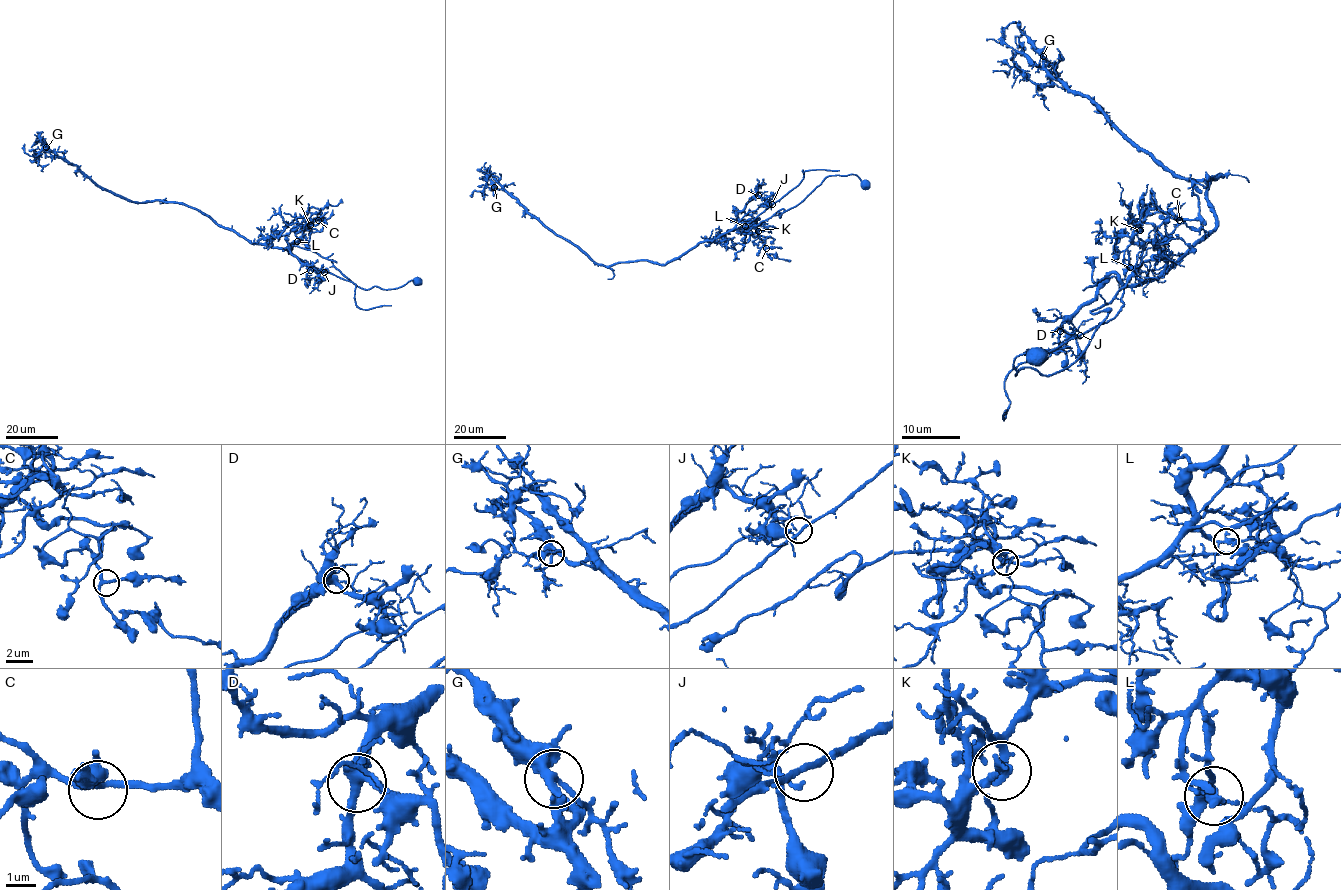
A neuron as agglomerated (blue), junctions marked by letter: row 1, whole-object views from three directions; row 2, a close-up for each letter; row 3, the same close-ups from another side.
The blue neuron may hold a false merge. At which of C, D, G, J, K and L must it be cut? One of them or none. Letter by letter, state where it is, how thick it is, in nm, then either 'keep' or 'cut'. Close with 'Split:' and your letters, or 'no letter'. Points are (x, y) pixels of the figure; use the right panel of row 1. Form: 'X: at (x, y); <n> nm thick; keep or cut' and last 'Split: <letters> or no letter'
C: at (1179, 220); 200 nm thick; keep
D: at (1060, 331); 380 nm thick; keep
G: at (1043, 56); 280 nm thick; keep
J: at (1080, 335); 170 nm thick; keep
K: at (1140, 230); 240 nm thick; keep
L: at (1130, 267); 280 nm thick; cut
Split: L

